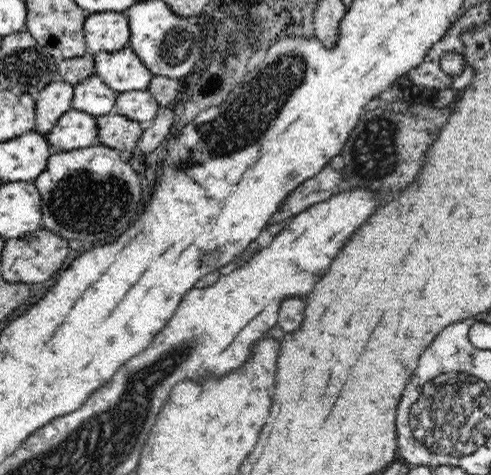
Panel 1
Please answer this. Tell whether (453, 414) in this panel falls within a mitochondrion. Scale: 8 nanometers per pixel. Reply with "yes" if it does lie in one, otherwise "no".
yes

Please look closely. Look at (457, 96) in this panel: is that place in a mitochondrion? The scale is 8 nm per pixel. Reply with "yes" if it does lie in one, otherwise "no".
no

